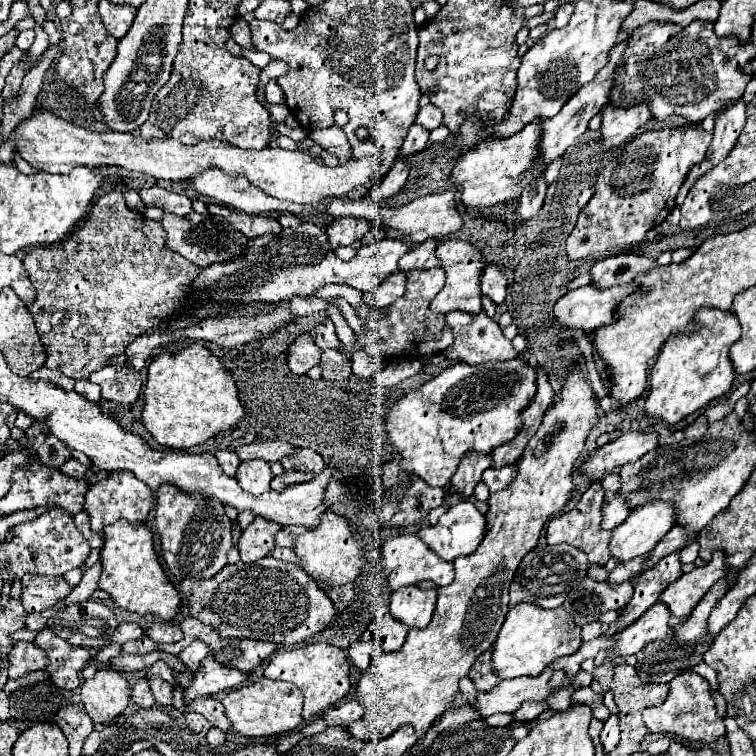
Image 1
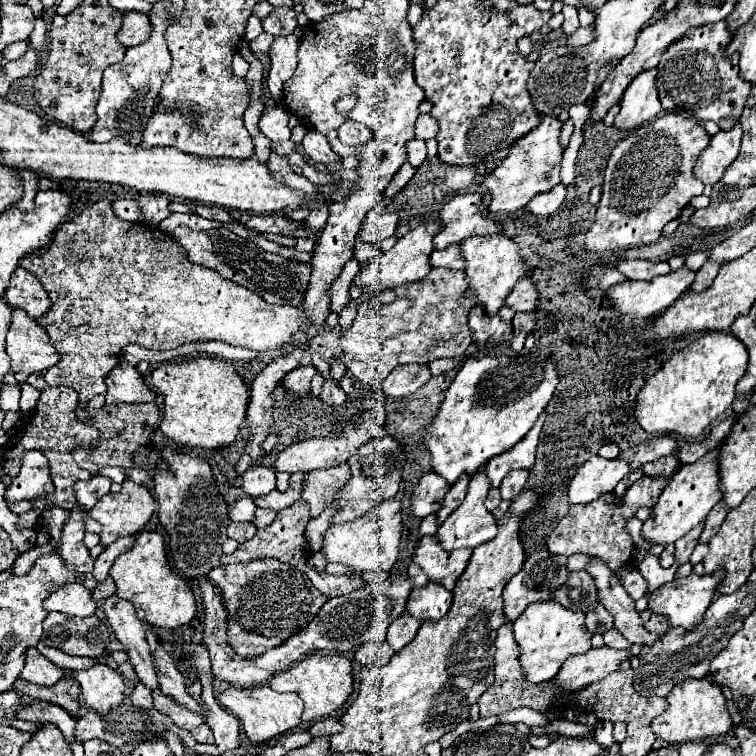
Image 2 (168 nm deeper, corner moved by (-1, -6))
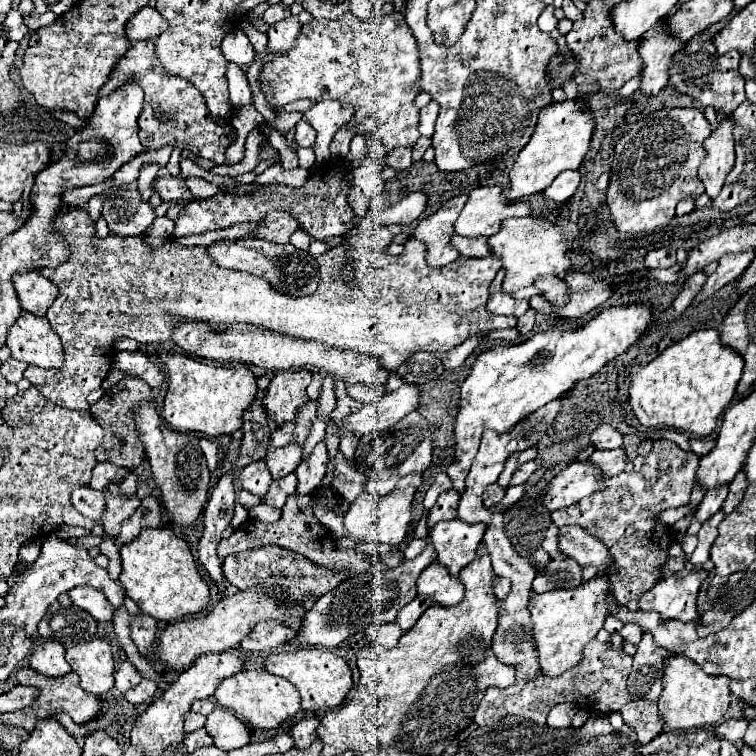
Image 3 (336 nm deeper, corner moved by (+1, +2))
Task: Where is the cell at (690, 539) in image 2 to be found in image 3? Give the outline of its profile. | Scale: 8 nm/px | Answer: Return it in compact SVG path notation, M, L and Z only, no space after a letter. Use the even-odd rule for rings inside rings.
M723 484L723 486L719 486L719 488L707 490L707 494L705 494L703 502L699 504L695 516L697 516L701 522L705 522L709 516L713 516L713 514L721 508L721 504L723 504L725 498L727 498L727 492L729 492L729 484Z

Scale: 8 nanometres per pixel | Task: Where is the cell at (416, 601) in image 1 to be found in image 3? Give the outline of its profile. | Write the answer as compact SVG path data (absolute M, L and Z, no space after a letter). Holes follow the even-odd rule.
M431 564L421 572L417 580L417 592L429 596L433 602L441 606L455 606L465 596L461 580L451 576L441 564Z

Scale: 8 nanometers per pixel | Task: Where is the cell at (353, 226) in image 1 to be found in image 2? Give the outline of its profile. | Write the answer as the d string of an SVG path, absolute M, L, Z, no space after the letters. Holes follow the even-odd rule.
M371 210L363 218L363 224L361 224L361 230L359 230L359 240L379 244L381 240L393 236L395 226L397 226L397 216L395 214Z

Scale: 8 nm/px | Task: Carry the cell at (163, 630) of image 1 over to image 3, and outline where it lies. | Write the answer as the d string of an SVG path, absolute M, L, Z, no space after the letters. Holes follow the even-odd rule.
M215 708L207 716L205 730L213 738L213 744L221 750L243 748L245 744L249 744L249 736L251 736L249 728L227 708Z

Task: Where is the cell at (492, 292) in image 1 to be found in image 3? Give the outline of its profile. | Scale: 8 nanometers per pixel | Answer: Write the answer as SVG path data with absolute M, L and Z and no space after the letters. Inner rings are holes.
M543 276L541 280L537 280L535 286L541 288L545 292L543 294L545 300L555 304L555 306L563 306L569 300L569 296L571 296L571 290L565 284L565 280L561 280L557 276Z

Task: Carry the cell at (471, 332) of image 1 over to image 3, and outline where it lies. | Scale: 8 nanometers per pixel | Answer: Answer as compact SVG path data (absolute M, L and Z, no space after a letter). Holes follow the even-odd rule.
M499 270L497 278L493 280L493 284L489 288L489 294L491 294L489 304L487 304L489 312L505 314L505 316L521 316L521 314L525 314L529 310L529 306L531 306L529 300L515 300L511 294L505 294L503 288L501 288L503 276L505 276L505 272Z

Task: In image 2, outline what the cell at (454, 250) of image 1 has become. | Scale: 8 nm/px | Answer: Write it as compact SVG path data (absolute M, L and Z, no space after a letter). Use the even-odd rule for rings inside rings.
M499 234L491 236L475 236L459 242L461 256L465 258L465 280L467 290L465 298L471 298L485 310L487 316L495 316L497 310L503 306L503 298L513 288L513 284L519 278L527 276L527 266L523 264L523 258L517 254L517 246L507 238Z

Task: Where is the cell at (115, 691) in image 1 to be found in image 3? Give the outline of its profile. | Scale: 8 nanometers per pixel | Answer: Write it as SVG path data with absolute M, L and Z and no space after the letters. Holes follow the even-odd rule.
M91 640L67 648L69 666L81 678L81 688L89 694L103 696L115 684L115 660L111 646L105 640Z

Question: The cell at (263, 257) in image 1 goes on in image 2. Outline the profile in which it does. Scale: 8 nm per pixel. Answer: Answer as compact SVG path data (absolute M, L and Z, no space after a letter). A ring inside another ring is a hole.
M429 222L429 224L421 224L415 230L407 232L403 238L397 240L397 244L389 250L383 252L381 256L373 258L367 266L361 268L361 272L355 276L351 286L357 286L361 292L369 290L369 288L377 288L377 290L385 290L385 288L395 288L399 284L405 282L417 282L423 280L423 276L427 276L429 272L429 254L433 252L433 236L435 232L439 232L439 222Z

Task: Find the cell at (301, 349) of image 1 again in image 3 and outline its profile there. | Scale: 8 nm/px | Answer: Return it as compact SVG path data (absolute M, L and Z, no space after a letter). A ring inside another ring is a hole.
M279 372L271 378L265 388L263 408L267 418L275 422L275 426L283 426L285 422L293 422L301 404L307 402L307 386L311 382L311 372Z

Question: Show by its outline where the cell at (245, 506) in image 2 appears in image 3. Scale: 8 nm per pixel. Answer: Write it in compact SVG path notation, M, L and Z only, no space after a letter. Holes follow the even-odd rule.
M261 502L257 508L249 510L249 516L261 522L277 522L281 518L281 508L275 506L267 506L265 502Z

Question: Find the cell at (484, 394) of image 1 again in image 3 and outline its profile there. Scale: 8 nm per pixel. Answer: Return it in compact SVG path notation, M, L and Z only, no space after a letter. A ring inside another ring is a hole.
M633 302L623 306L603 308L595 318L579 328L539 332L511 346L493 346L477 356L469 376L461 384L461 404L455 422L455 462L447 468L453 488L463 494L469 466L477 454L481 434L491 428L509 432L529 412L569 392L579 380L587 380L601 366L623 354L653 320L653 304Z

